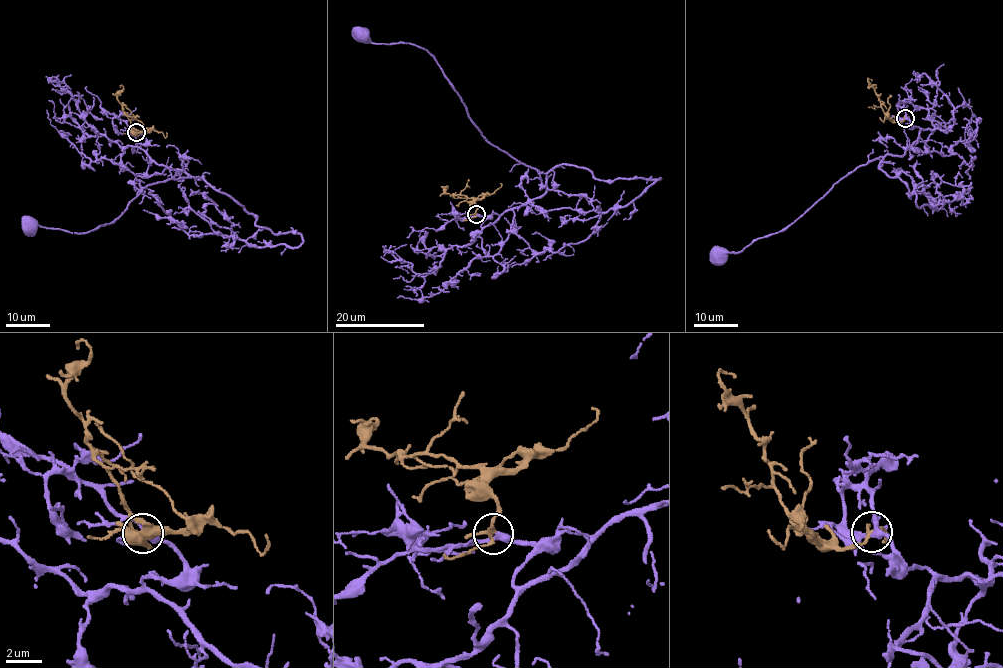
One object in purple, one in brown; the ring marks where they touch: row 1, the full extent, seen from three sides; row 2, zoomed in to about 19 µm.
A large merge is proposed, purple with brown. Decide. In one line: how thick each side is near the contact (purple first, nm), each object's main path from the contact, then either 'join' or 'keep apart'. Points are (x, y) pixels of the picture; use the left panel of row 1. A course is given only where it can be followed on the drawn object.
320/160 nm | purple via (136, 132), (146, 142), (136, 144), (159, 165), (202, 177), (147, 184), (115, 221), (90, 231), (30, 223) | brown via (136, 132), (117, 98), (123, 88), (120, 87) | join

